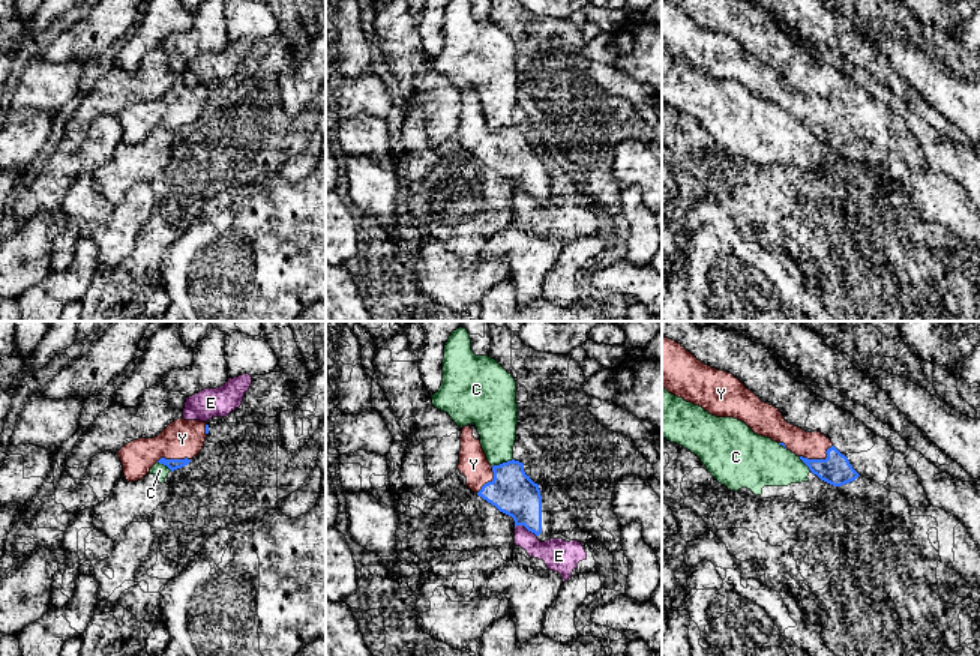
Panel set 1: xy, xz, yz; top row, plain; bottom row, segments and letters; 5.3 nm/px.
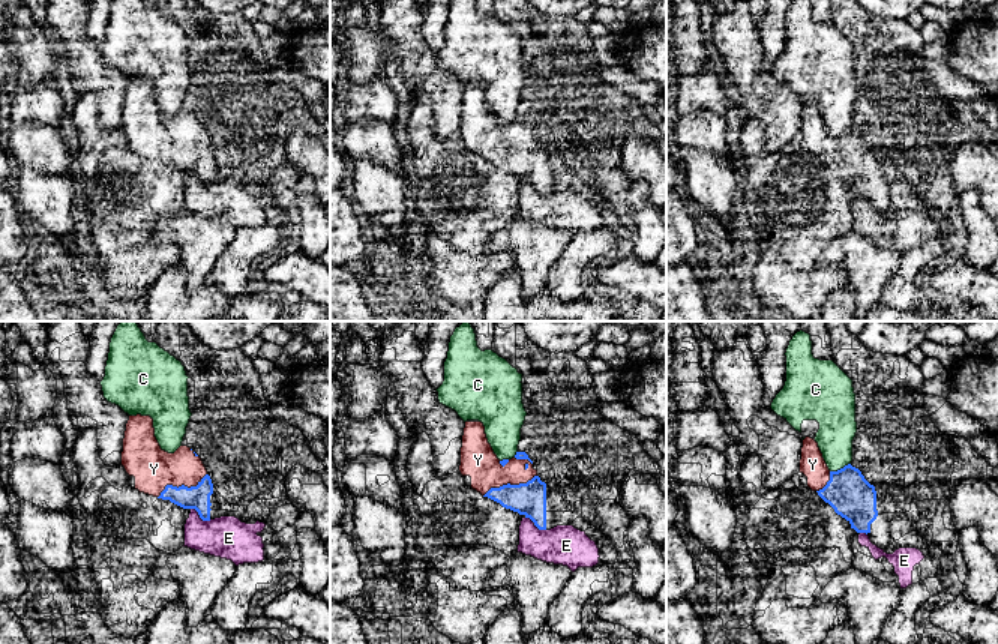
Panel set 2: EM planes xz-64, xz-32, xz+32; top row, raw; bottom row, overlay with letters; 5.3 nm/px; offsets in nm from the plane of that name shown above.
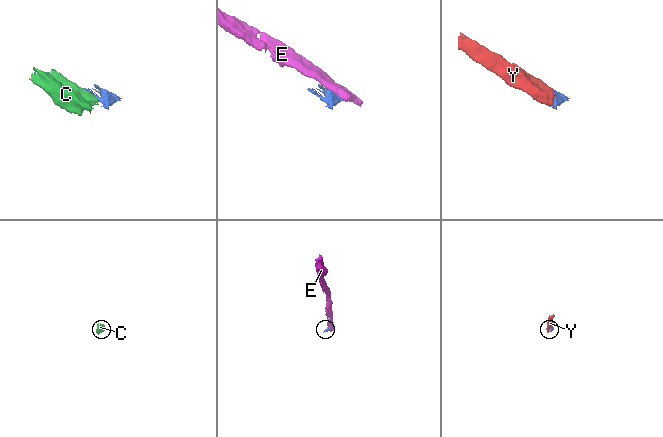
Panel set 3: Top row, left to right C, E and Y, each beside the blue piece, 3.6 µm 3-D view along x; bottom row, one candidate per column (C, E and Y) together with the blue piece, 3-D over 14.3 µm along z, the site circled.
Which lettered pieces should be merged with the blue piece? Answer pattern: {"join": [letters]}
{"join": ["Y"]}

